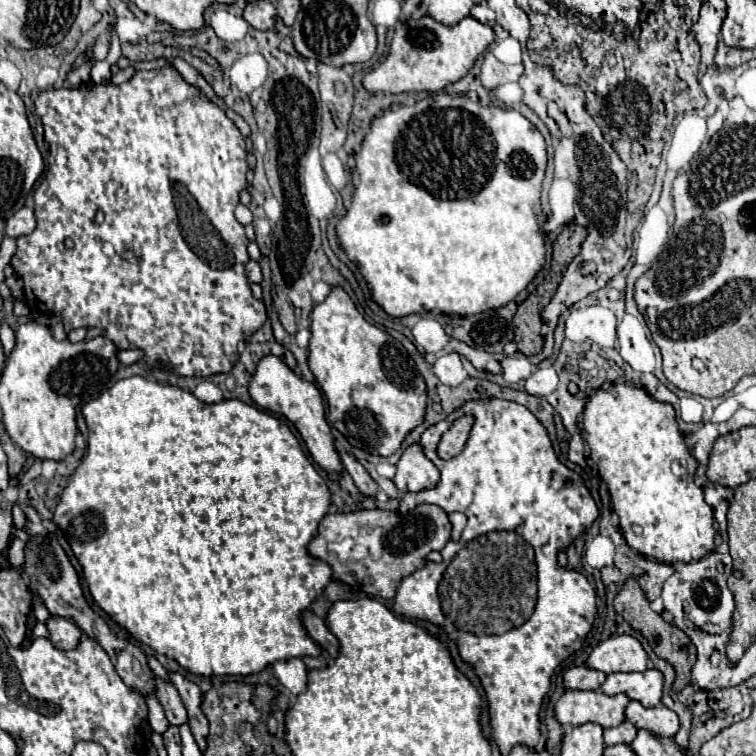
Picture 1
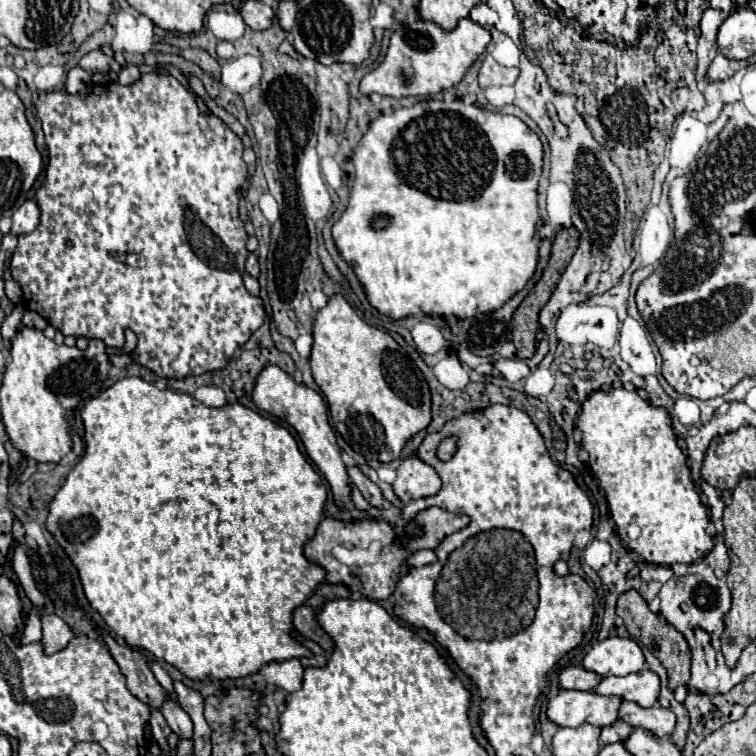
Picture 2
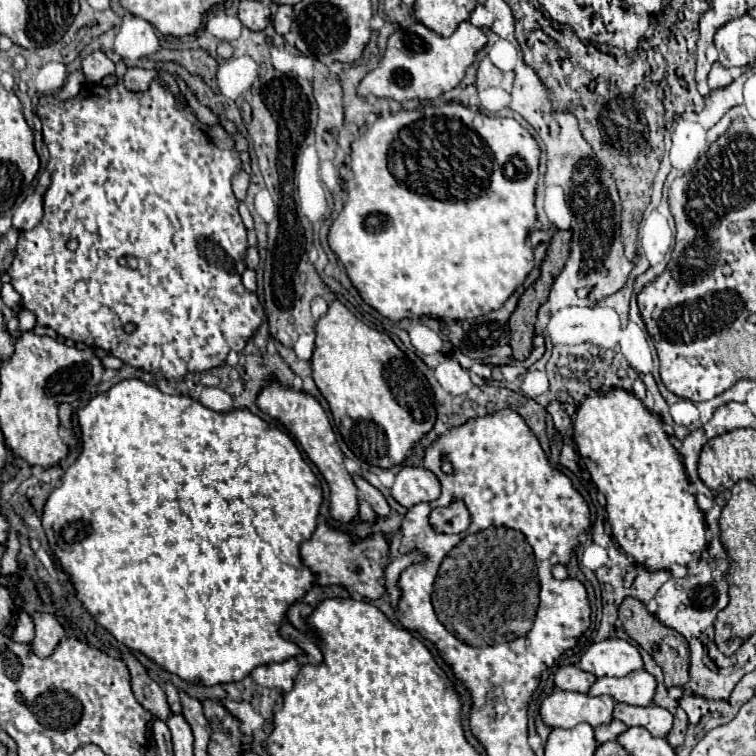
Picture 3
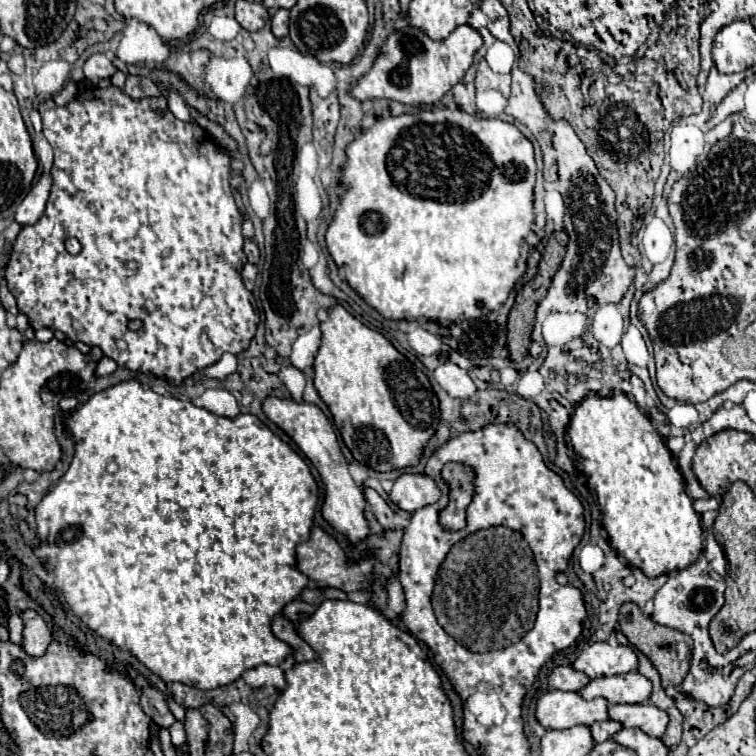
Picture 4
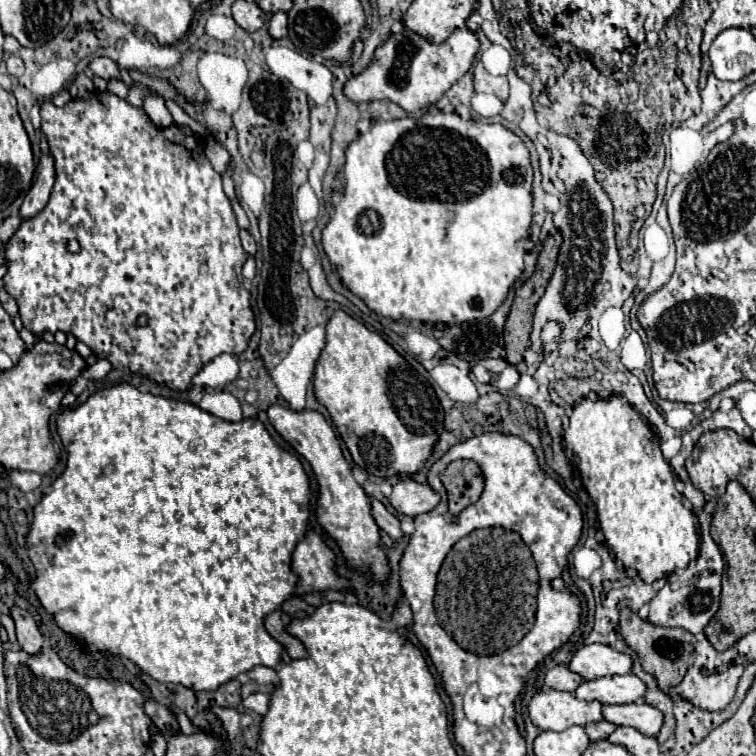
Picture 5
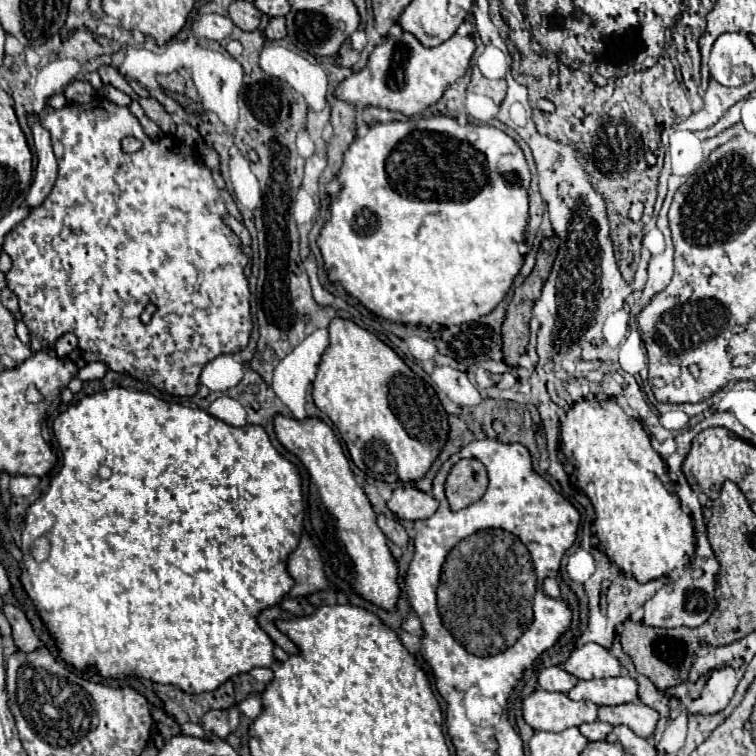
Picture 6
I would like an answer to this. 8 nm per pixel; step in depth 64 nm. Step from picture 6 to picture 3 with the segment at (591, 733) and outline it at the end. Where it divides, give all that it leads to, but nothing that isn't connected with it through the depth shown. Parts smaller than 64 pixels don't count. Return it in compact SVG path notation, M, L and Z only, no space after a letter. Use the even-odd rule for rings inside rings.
M612 720L608 724L600 724L594 728L594 736L598 744L604 744L608 740L616 740L618 734L622 734L626 730L626 724L622 724L620 720Z

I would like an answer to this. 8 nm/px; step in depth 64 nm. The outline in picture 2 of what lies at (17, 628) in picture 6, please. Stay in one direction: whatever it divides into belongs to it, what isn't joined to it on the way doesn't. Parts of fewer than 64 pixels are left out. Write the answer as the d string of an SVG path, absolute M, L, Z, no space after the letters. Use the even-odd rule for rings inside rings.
M40 614L40 622L42 622L42 650L46 656L62 650L70 640L72 640L72 630L66 626L66 622L62 618L58 618L56 614Z

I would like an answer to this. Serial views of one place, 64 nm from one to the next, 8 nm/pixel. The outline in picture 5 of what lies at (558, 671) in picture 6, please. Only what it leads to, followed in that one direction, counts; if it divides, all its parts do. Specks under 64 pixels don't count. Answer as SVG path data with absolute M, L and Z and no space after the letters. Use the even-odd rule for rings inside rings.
M560 664L554 666L552 670L546 672L544 676L544 686L552 688L552 690L564 690L564 692L574 692L574 688L578 688L578 684L582 682L582 678L574 672L568 670L568 666Z

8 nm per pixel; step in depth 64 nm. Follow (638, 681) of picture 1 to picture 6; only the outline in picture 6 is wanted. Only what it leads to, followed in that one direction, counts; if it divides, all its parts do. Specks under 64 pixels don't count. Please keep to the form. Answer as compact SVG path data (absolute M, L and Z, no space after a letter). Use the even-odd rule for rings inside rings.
M630 676L602 678L602 680L580 680L570 692L570 700L586 700L596 706L628 704L638 698L638 684Z

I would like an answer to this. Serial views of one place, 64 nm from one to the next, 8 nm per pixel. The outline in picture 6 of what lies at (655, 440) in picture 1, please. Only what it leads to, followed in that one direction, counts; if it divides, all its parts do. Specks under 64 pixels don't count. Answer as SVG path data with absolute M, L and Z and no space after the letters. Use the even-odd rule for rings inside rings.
M584 398L574 404L560 422L560 448L568 450L574 458L576 488L584 492L596 510L596 538L600 550L614 562L624 574L634 576L638 582L650 582L668 576L674 568L684 568L694 552L694 528L688 514L680 510L680 500L670 484L666 464L652 448L650 436L642 428L640 420L630 418L614 400Z

